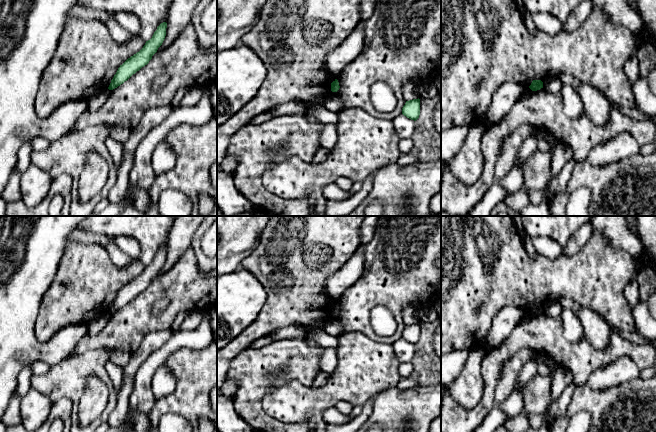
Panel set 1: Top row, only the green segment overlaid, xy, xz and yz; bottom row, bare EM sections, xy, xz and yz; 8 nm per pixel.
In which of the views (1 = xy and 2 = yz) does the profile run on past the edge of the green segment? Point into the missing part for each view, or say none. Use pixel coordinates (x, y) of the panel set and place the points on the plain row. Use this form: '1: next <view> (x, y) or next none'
1: next none
2: next none

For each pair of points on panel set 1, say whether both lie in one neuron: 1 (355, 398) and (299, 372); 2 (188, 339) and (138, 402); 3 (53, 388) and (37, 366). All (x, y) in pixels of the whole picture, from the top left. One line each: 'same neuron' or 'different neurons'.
1: different neurons
2: same neuron
3: different neurons

